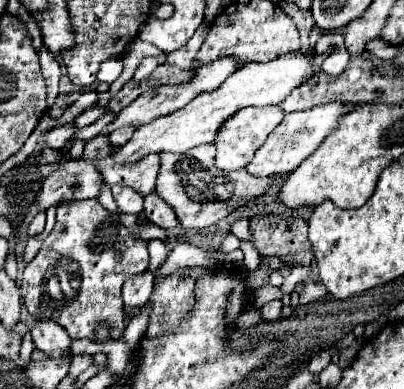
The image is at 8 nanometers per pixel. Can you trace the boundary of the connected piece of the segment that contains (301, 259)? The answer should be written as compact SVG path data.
M254 215L250 235L260 255L276 255L292 265L310 265L314 251L308 241L308 225L302 217Z

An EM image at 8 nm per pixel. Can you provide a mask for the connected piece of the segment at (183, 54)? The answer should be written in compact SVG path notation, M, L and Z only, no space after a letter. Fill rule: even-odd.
M202 23L200 29L194 33L194 37L186 45L182 45L180 49L176 49L168 55L168 63L176 65L180 69L186 69L186 71L194 71L196 69L196 53L200 49L200 45L204 43L208 31L210 31L210 25Z

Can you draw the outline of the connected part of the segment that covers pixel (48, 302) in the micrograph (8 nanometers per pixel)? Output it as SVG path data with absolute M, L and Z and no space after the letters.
M84 199L76 201L72 205L60 205L56 213L56 225L52 233L44 239L40 251L36 257L26 265L22 279L20 279L20 293L24 299L24 305L30 315L38 319L50 319L56 321L66 329L66 333L72 339L84 339L94 335L94 325L98 321L118 321L118 333L114 333L112 339L122 335L124 331L124 305L122 305L122 283L126 277L132 277L134 273L146 271L150 263L146 241L134 237L118 219L118 215L100 209L96 199Z

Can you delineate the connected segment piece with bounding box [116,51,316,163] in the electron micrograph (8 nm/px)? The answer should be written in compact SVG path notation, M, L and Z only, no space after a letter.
M294 51L294 53L286 53L268 63L248 63L248 65L240 67L232 77L228 77L216 91L200 93L184 109L178 109L170 115L164 115L146 125L140 125L134 131L132 139L120 147L120 151L116 153L118 155L116 159L132 163L148 153L160 153L160 151L184 153L196 145L212 143L214 133L220 129L220 125L222 125L222 121L226 121L226 117L234 115L238 109L248 107L248 105L262 107L262 105L272 105L272 103L284 101L288 97L288 93L292 93L298 85L302 85L308 77L312 77L314 71L316 71L314 51L310 51L310 53Z

